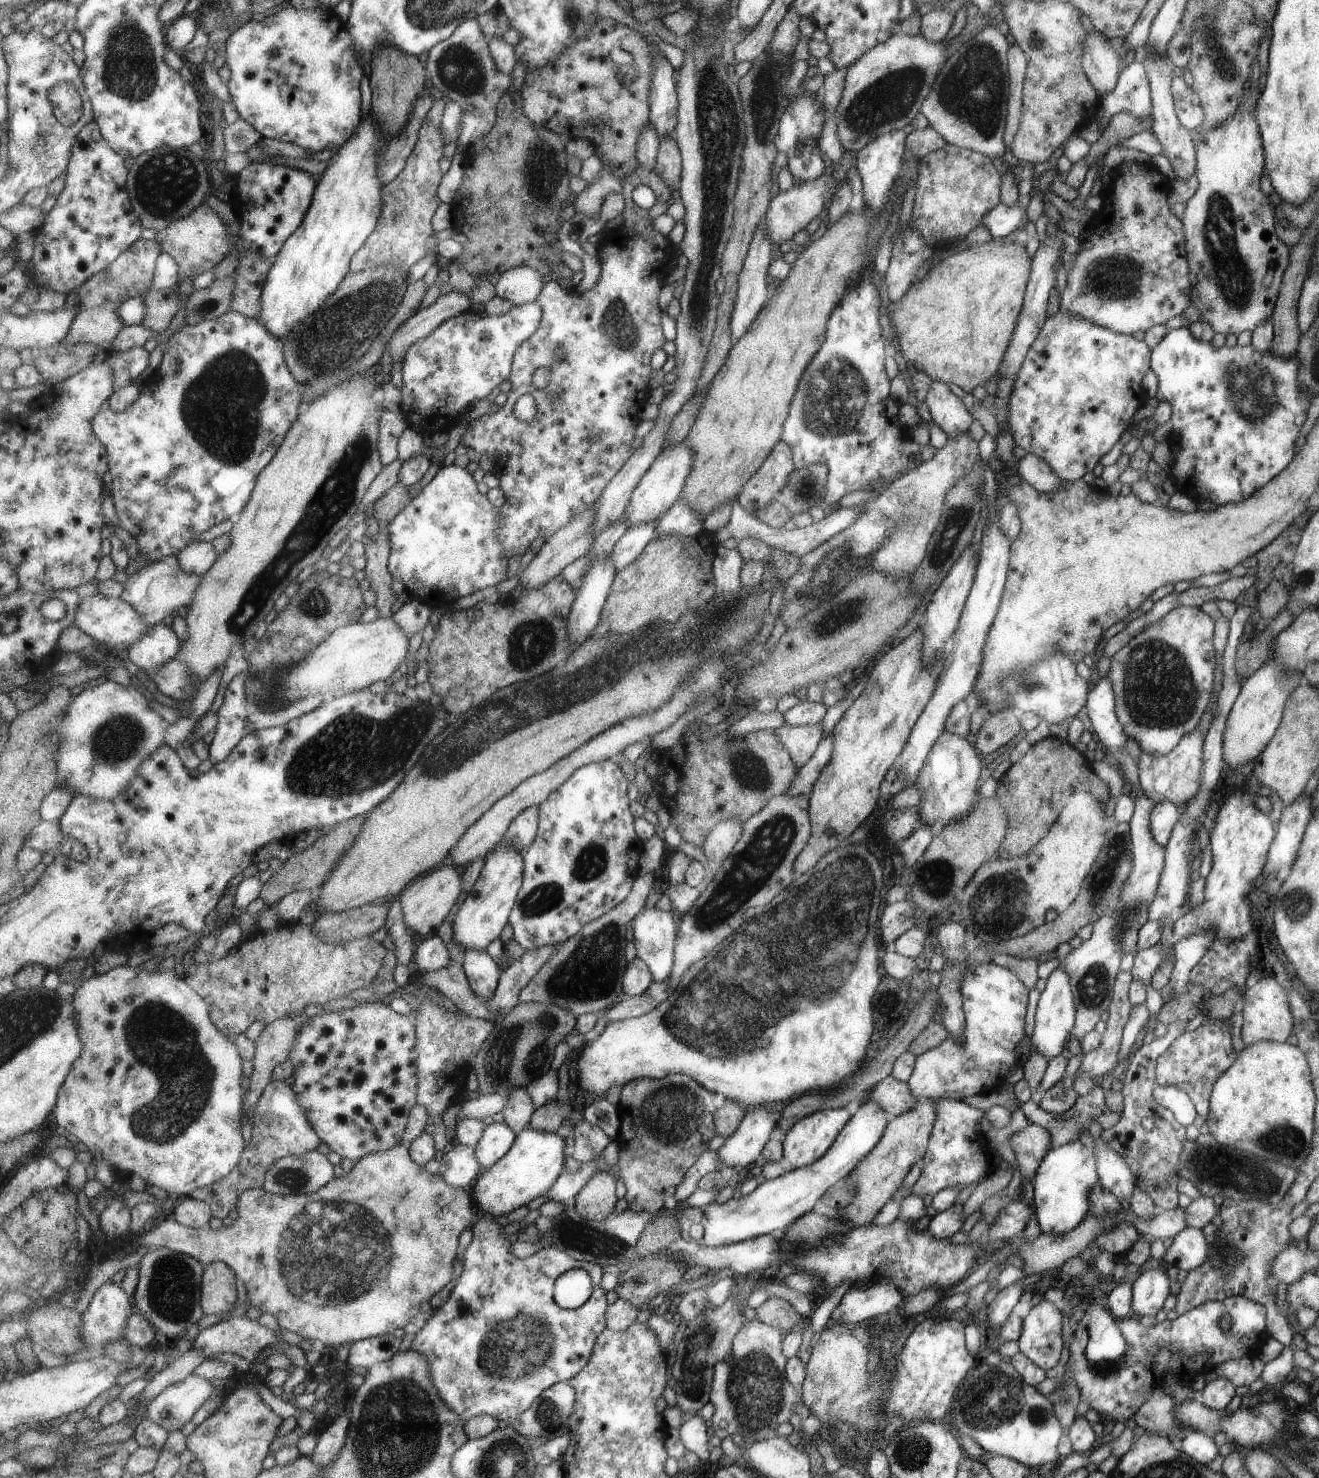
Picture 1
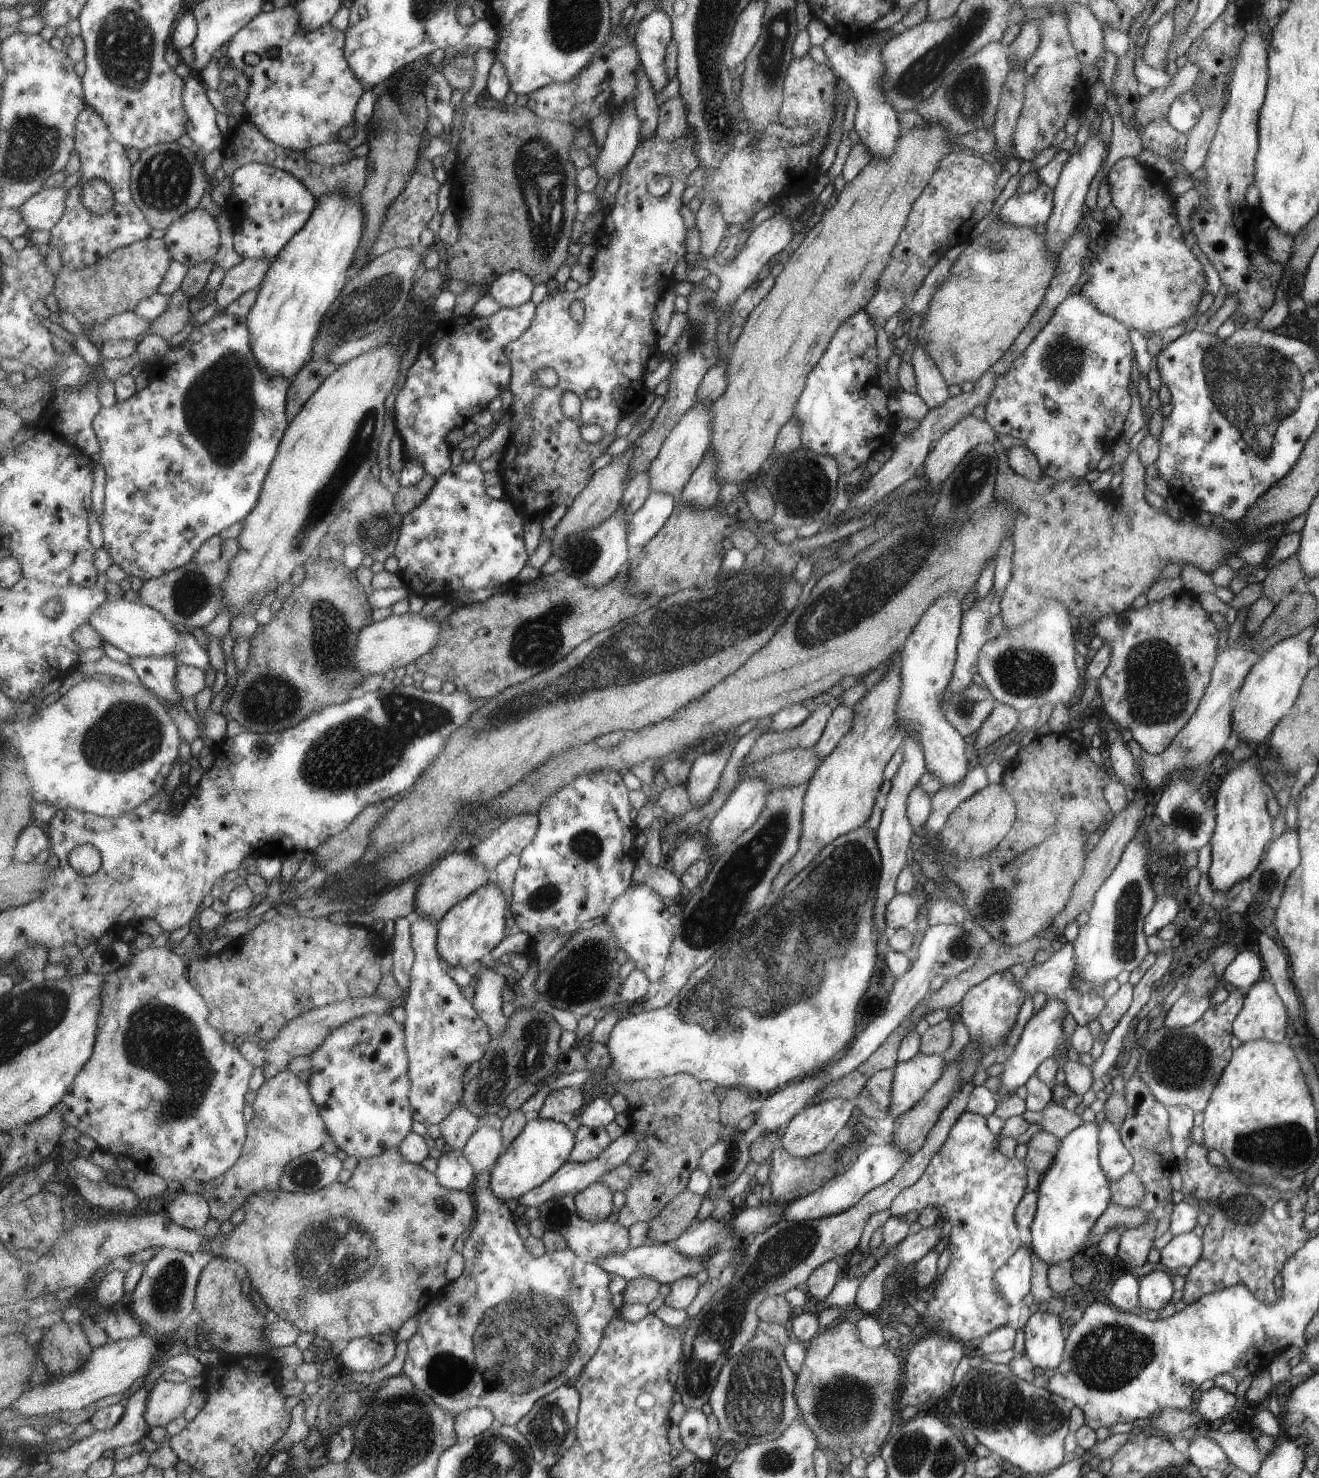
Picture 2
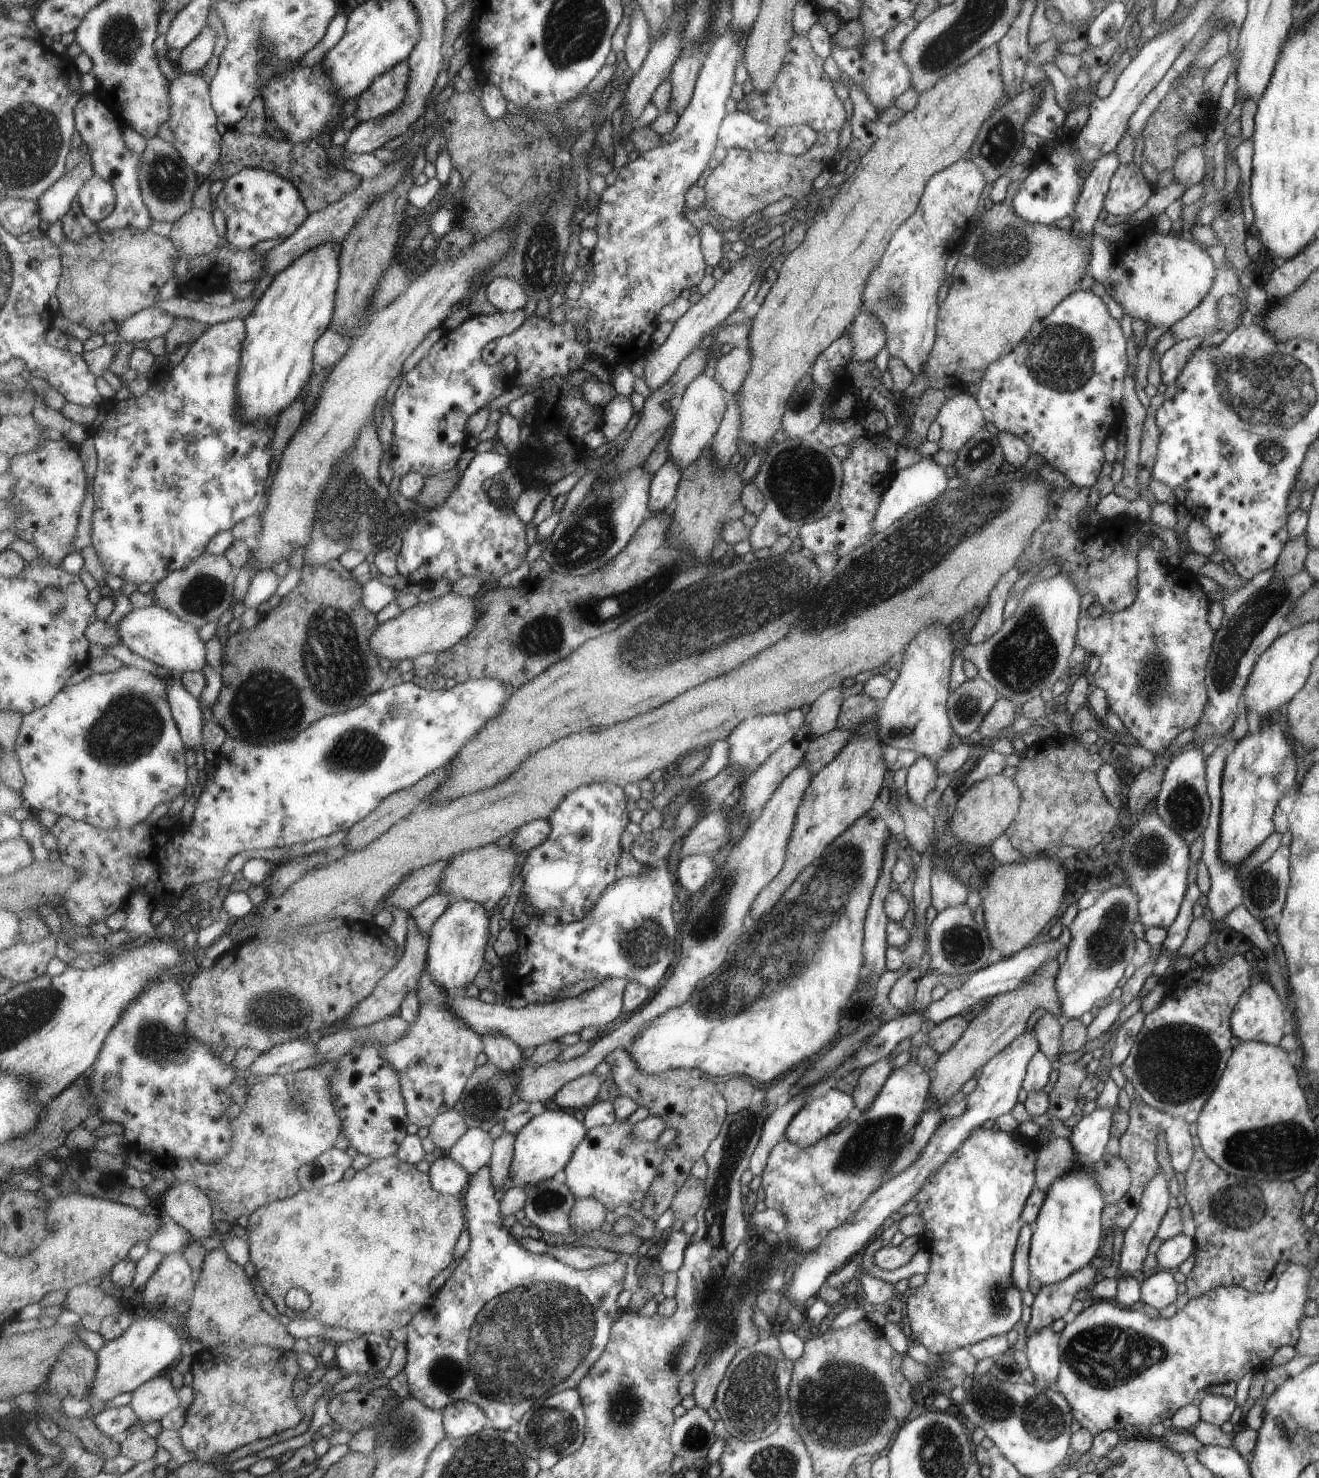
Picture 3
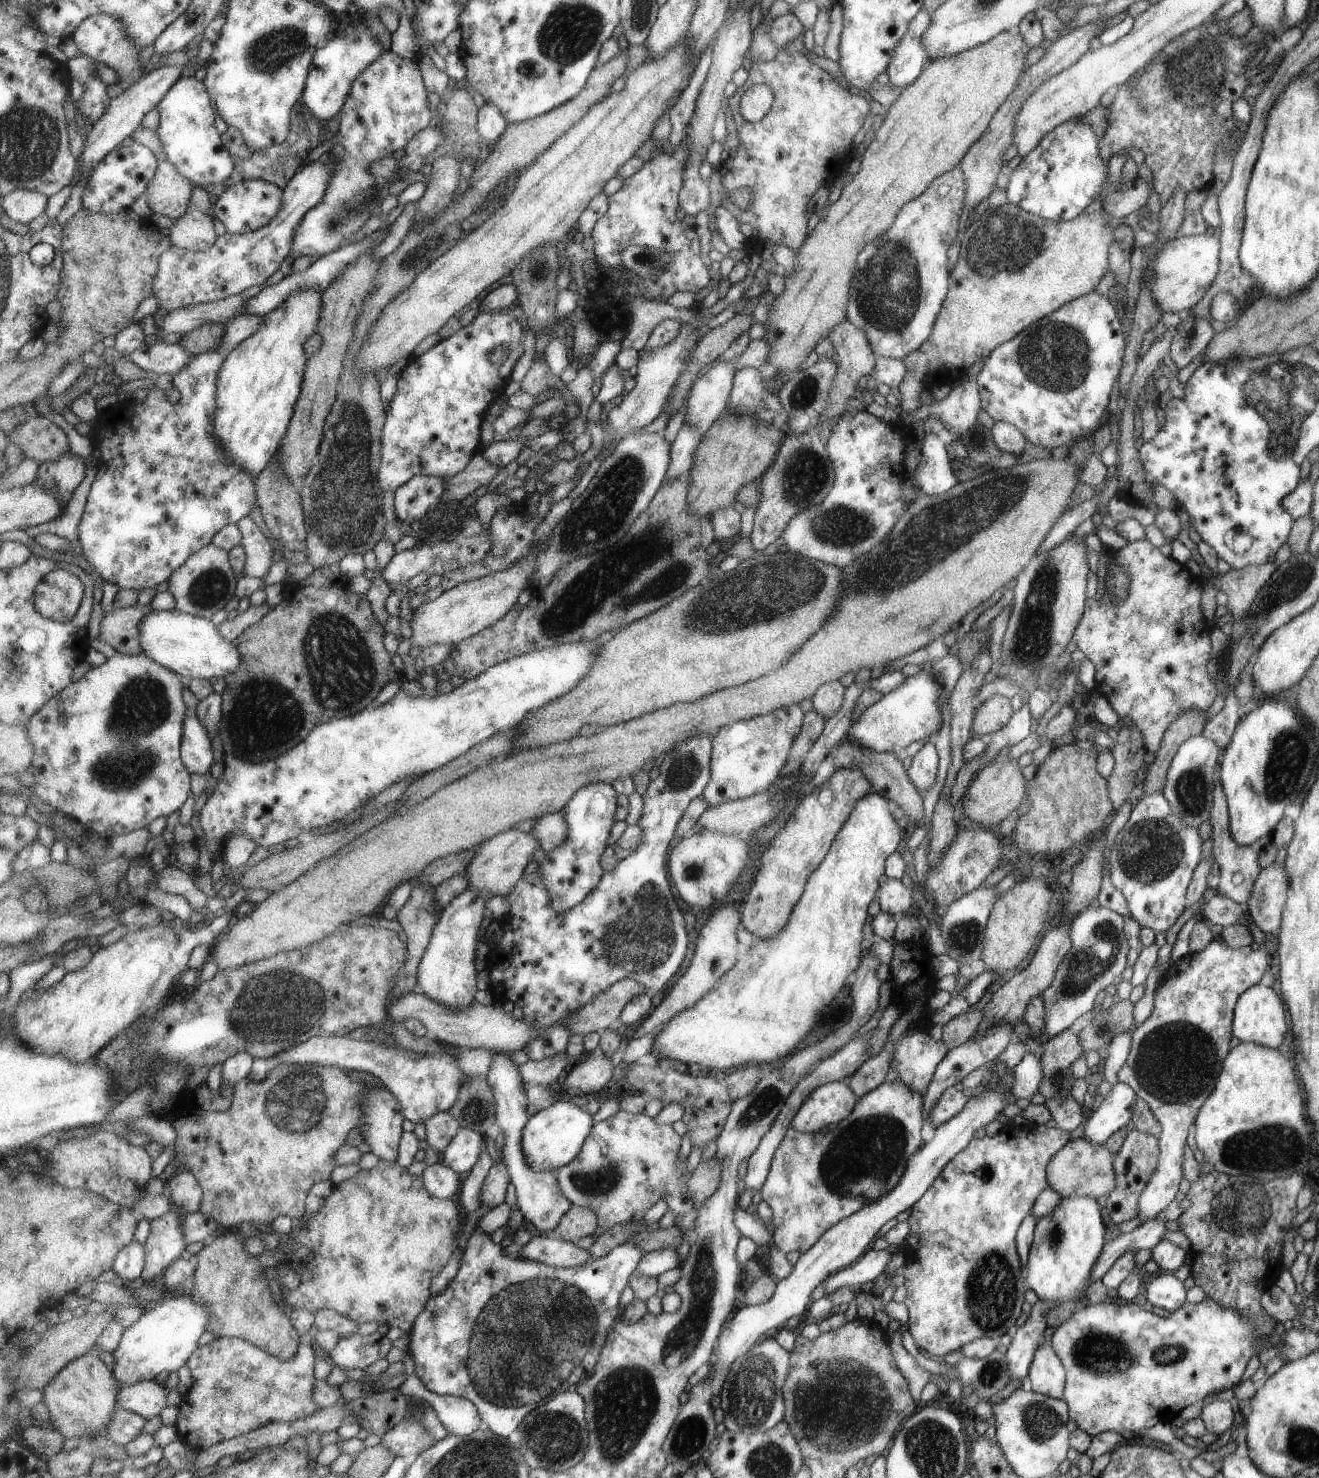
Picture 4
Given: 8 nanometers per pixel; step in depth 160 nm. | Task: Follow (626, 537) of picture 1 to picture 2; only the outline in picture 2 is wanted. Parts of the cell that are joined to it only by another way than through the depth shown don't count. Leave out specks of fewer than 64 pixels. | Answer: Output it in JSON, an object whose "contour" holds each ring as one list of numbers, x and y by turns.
{"contour":[[651,494,628,524,628,543,639,548,645,547,673,514,677,506,676,499,671,495]]}

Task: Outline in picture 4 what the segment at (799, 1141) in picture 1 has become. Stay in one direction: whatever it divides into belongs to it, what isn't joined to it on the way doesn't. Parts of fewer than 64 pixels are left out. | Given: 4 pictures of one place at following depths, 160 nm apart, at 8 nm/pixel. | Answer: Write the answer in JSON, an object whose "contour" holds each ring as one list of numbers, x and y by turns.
{"contour":[[843,1081,817,1086,799,1106,790,1128,799,1133,817,1133,825,1126,837,1125,853,1111,857,1099,856,1094]]}

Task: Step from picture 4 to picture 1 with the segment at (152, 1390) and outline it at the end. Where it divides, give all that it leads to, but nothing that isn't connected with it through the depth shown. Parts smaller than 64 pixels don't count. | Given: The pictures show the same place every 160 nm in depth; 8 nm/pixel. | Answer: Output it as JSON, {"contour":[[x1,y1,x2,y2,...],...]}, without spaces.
{"contour":[[191,1374,179,1382,170,1384,148,1406,147,1418,167,1427,179,1430,192,1421,196,1412,215,1392,211,1379]]}

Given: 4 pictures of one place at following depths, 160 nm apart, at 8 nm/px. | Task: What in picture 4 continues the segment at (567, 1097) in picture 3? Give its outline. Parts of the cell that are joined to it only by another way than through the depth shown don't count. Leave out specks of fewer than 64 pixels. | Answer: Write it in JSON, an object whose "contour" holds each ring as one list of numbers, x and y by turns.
{"contour":[[603,1052,588,1054,584,1059,574,1062,572,1068,562,1079,564,1091,589,1098,605,1088,613,1078,613,1062]]}

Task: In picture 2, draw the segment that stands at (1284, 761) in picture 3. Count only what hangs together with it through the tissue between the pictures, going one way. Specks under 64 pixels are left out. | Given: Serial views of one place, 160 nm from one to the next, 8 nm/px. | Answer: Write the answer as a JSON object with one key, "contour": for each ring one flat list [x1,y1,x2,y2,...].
{"contour":[[1247,761,1230,765,1227,774,1221,775,1214,802,1214,824,1211,845,1211,864,1208,877,1213,890,1226,893,1235,882,1248,878,1262,858,1261,852,1271,838,1271,815,1265,810,1265,796,1261,794,1263,776,1251,768]]}

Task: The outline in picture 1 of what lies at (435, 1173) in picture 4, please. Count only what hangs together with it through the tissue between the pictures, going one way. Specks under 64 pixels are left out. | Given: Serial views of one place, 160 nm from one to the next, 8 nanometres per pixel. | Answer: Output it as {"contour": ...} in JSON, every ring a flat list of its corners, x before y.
{"contour":[[454,1143,453,1148,447,1151,440,1160,439,1174,455,1188,469,1188,469,1186,480,1177,479,1172,481,1172,482,1168,483,1166,478,1161,476,1155,475,1147,462,1145,461,1143]]}

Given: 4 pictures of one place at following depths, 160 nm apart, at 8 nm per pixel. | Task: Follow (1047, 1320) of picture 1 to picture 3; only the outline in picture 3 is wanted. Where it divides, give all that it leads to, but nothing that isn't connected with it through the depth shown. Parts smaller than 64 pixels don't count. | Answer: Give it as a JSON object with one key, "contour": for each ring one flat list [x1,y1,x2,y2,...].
{"contour":[[1050,1326,1029,1335,1023,1350,1028,1368,1034,1376,1037,1387,1056,1387,1055,1379,1060,1369,1058,1334]]}

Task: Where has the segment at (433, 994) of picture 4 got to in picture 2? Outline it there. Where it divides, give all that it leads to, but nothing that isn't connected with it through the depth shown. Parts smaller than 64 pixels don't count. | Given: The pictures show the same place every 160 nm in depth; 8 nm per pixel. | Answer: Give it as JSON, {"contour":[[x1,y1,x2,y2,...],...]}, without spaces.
{"contour":[[495,880,478,888,471,896,453,907,443,919,438,928,438,951,452,965,466,967,477,963,483,956,493,952,508,935,507,912,509,902,503,890]]}

